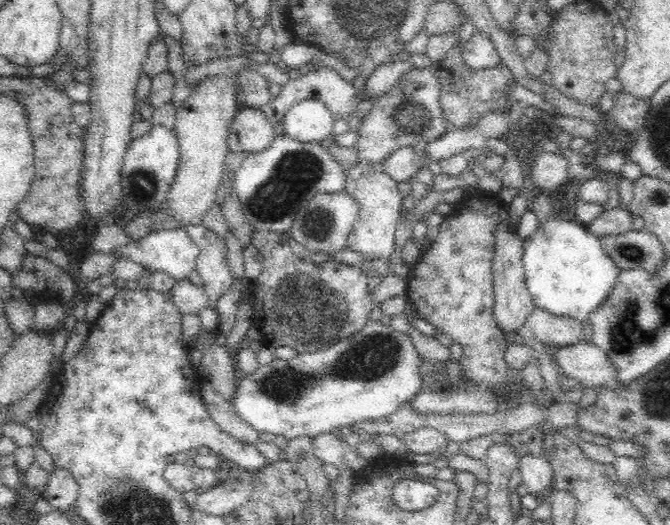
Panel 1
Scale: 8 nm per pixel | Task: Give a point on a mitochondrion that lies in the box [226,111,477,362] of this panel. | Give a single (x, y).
(307, 314)

